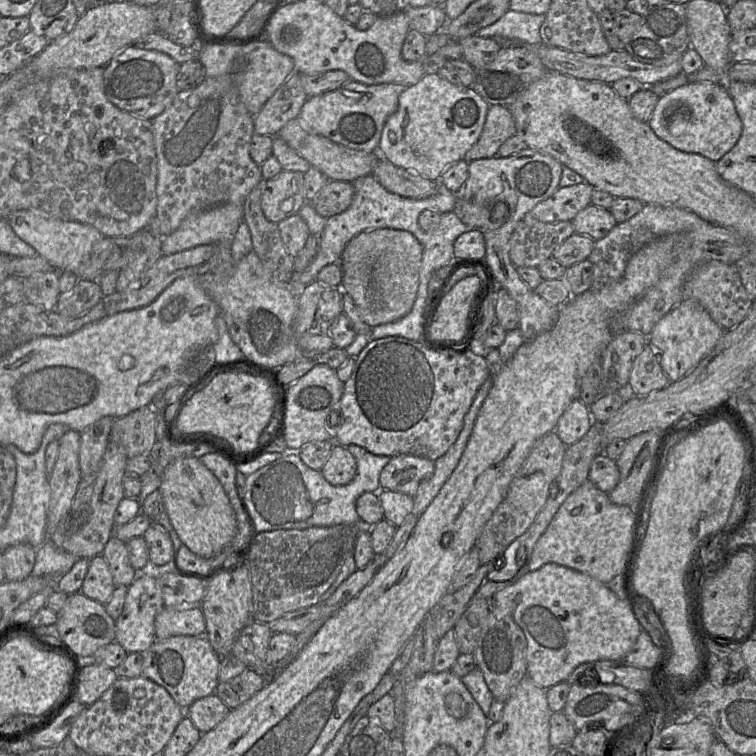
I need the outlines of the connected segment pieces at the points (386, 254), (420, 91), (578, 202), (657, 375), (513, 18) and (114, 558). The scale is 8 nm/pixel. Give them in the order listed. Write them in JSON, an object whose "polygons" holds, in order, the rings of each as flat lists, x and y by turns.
{"polygons":[[[393,228,366,230,347,243,339,260,343,275,340,286,352,297,370,327,396,321,412,309,422,253,423,247,412,233]],[[430,70,400,94,397,110,389,116,383,127,377,152,395,166,413,171,425,179,440,181,441,173,448,166,464,159,466,152,479,139,489,106,471,87,454,85,442,78,437,70]],[[586,182,559,187,550,197,537,203,530,213,547,223,572,221,579,211,591,204,593,190]],[[647,343,635,358,627,384,627,395,644,396,666,387,670,380,664,373,656,350]],[[508,10,497,21,477,31,477,36,516,42,516,44,542,43,540,27,544,14,530,14]],[[114,535,107,542,102,556,109,566,115,586,128,587,140,574,129,562,126,543]]]}

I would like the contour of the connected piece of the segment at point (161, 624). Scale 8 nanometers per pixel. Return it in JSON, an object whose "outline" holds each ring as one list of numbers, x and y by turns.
{"outline":[[200,605,164,608,155,618,155,638,205,636,206,623]]}

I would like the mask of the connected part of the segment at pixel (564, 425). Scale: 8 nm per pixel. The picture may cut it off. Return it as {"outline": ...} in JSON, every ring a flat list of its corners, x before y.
{"outline":[[575,398,559,417,555,431,566,446,578,441,593,422,590,408]]}

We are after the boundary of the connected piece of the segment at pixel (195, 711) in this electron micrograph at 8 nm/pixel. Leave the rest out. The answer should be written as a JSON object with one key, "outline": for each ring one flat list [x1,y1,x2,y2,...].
{"outline":[[213,693,196,700,185,711,195,727,205,733,215,728,230,712,230,708]]}

